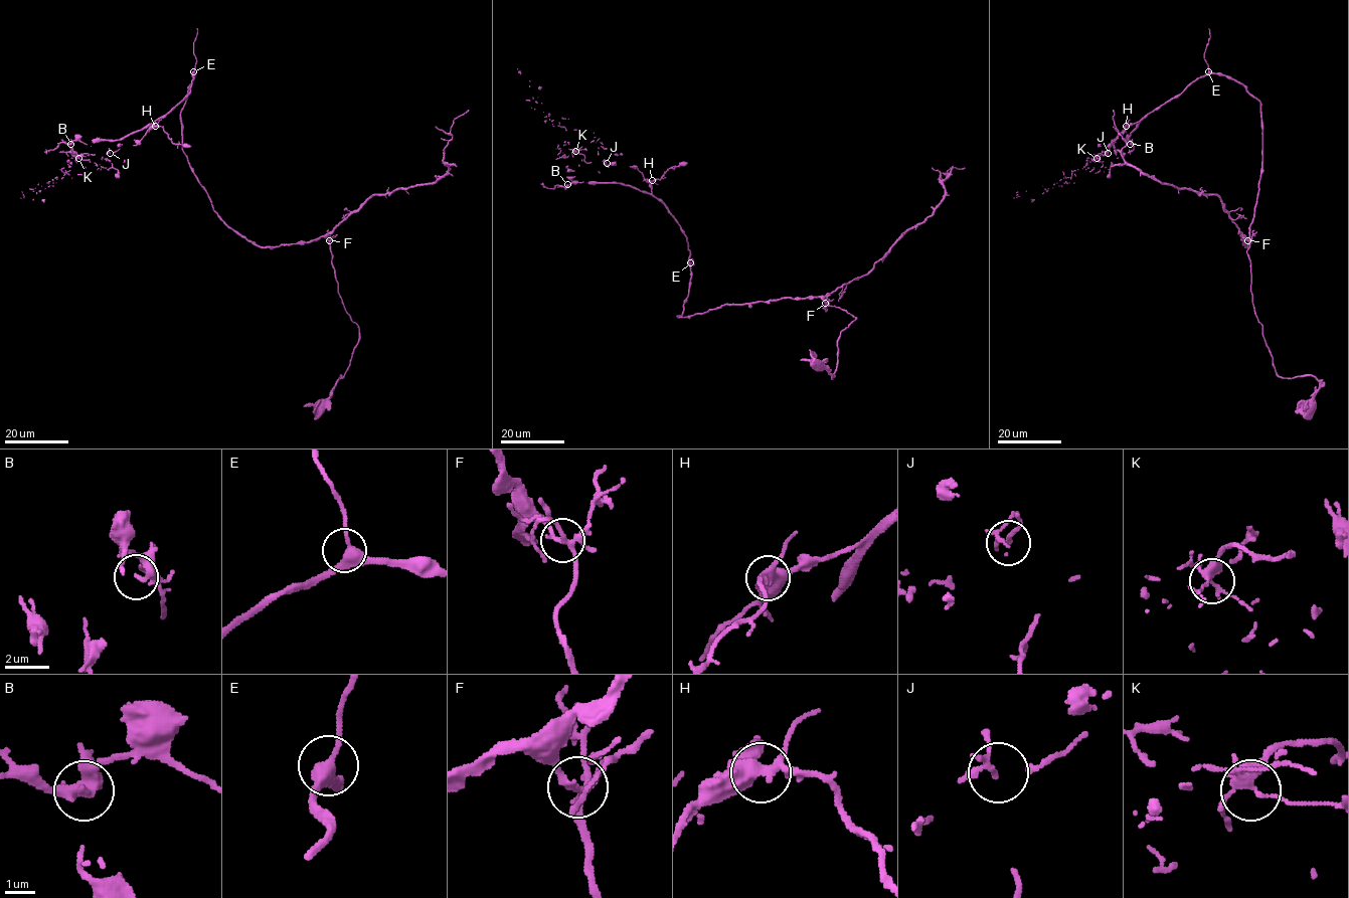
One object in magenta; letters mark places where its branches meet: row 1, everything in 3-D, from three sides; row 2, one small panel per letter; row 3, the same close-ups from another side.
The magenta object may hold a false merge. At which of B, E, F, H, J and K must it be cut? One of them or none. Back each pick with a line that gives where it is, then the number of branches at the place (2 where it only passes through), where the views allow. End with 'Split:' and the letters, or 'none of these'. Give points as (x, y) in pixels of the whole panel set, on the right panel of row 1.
Split: none of these

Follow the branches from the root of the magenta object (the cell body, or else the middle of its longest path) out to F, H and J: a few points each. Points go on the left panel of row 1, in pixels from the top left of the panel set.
F: (321, 406), (345, 374), (358, 340), (358, 326), (338, 293), (329, 240)
H: (321, 406), (358, 340), (330, 241), (258, 246), (213, 210), (182, 150), (193, 73), (155, 126)
J: (321, 406), (358, 340), (330, 241), (258, 246), (213, 210), (182, 150), (194, 73), (66, 154), (110, 153)

